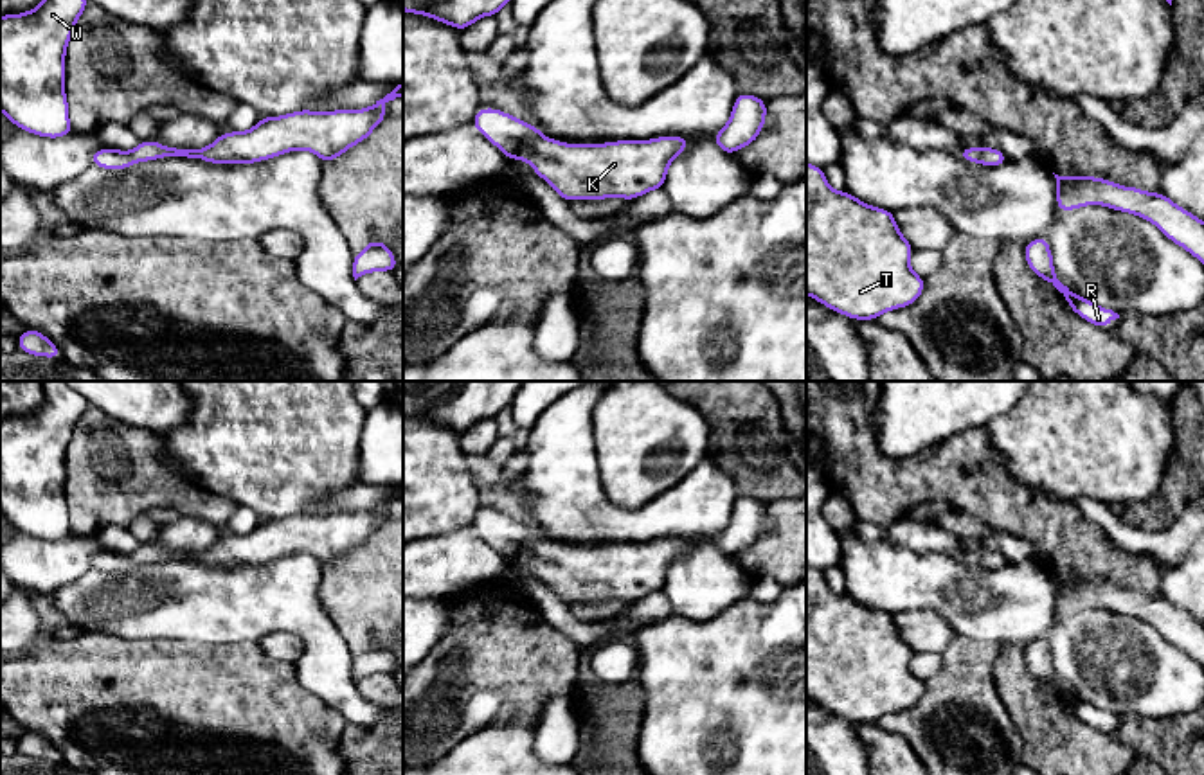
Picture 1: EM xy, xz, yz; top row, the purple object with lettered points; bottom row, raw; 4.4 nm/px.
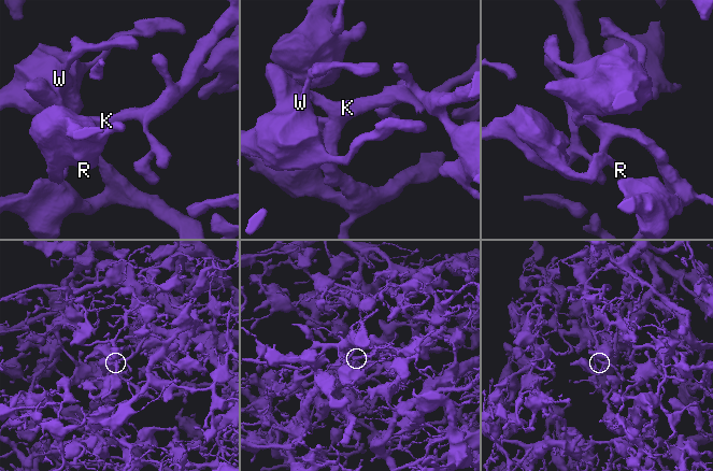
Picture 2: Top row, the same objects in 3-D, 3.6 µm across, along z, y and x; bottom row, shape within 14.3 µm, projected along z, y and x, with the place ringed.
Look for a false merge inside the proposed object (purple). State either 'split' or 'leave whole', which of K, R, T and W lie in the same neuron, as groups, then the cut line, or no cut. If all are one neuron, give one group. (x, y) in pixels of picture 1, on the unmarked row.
leave whole | K R T W | no cut

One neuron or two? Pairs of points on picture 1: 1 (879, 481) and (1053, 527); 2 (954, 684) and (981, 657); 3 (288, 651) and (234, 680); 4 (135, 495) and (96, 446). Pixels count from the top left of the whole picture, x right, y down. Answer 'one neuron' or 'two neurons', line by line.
1: one neuron
2: one neuron
3: two neurons
4: one neuron

